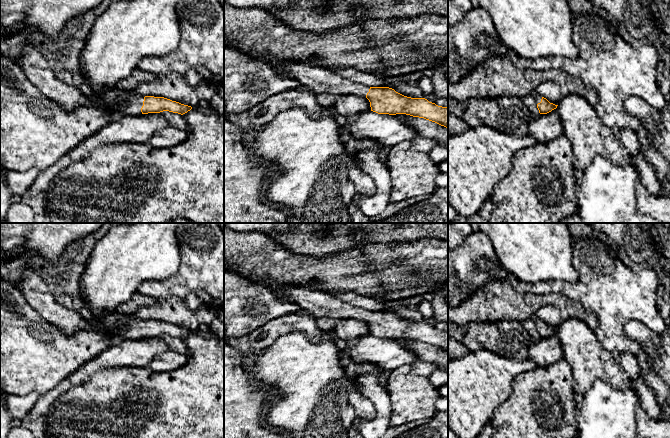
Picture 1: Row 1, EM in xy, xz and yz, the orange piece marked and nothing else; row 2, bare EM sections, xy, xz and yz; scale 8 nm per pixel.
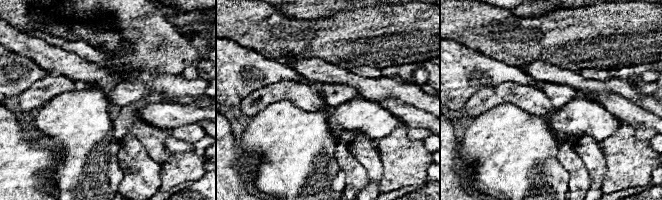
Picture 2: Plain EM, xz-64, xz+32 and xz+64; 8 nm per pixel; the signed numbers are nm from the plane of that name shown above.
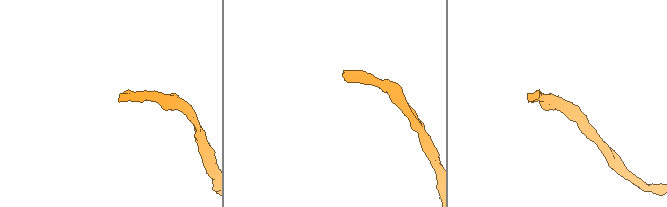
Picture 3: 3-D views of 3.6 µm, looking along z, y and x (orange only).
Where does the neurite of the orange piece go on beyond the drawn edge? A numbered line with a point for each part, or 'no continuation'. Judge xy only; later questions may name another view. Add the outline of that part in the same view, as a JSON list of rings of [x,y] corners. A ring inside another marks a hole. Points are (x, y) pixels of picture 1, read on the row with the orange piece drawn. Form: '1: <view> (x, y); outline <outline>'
1: xy (130, 125); outline [[[94,90],[94,94],[88,97],[91,106],[104,108],[114,113],[116,118],[101,128],[97,133],[83,140],[76,148],[65,154],[57,162],[44,171],[39,172],[33,184],[24,194],[26,198],[33,197],[38,194],[45,194],[54,176],[69,165],[80,161],[87,157],[95,148],[110,143],[146,143],[155,131],[166,127],[168,121],[160,113],[143,114],[141,108],[143,106],[143,96],[129,96],[127,92],[114,92],[113,90]]]

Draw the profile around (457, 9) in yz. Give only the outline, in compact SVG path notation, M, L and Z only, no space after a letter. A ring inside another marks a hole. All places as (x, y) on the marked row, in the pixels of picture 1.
M448 0L448 24L458 23L472 8L471 0Z

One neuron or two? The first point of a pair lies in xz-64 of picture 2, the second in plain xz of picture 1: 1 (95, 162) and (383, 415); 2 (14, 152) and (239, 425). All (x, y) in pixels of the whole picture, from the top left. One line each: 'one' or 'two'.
1: two
2: one

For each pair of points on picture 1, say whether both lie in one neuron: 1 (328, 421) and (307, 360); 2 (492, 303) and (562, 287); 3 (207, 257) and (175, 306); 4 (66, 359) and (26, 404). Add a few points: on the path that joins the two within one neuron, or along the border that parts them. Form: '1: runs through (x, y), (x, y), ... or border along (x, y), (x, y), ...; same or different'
1: runs through (316, 406), (310, 399), (307, 375); same
2: border along (512, 286), (520, 292), (558, 293); different
3: border along (157, 298), (177, 297), (183, 300); different
4: border along (12, 393), (25, 395), (37, 392), (40, 395); different

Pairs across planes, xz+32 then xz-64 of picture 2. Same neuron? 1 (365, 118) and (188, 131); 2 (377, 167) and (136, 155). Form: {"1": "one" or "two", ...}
{"1": "two", "2": "one"}

